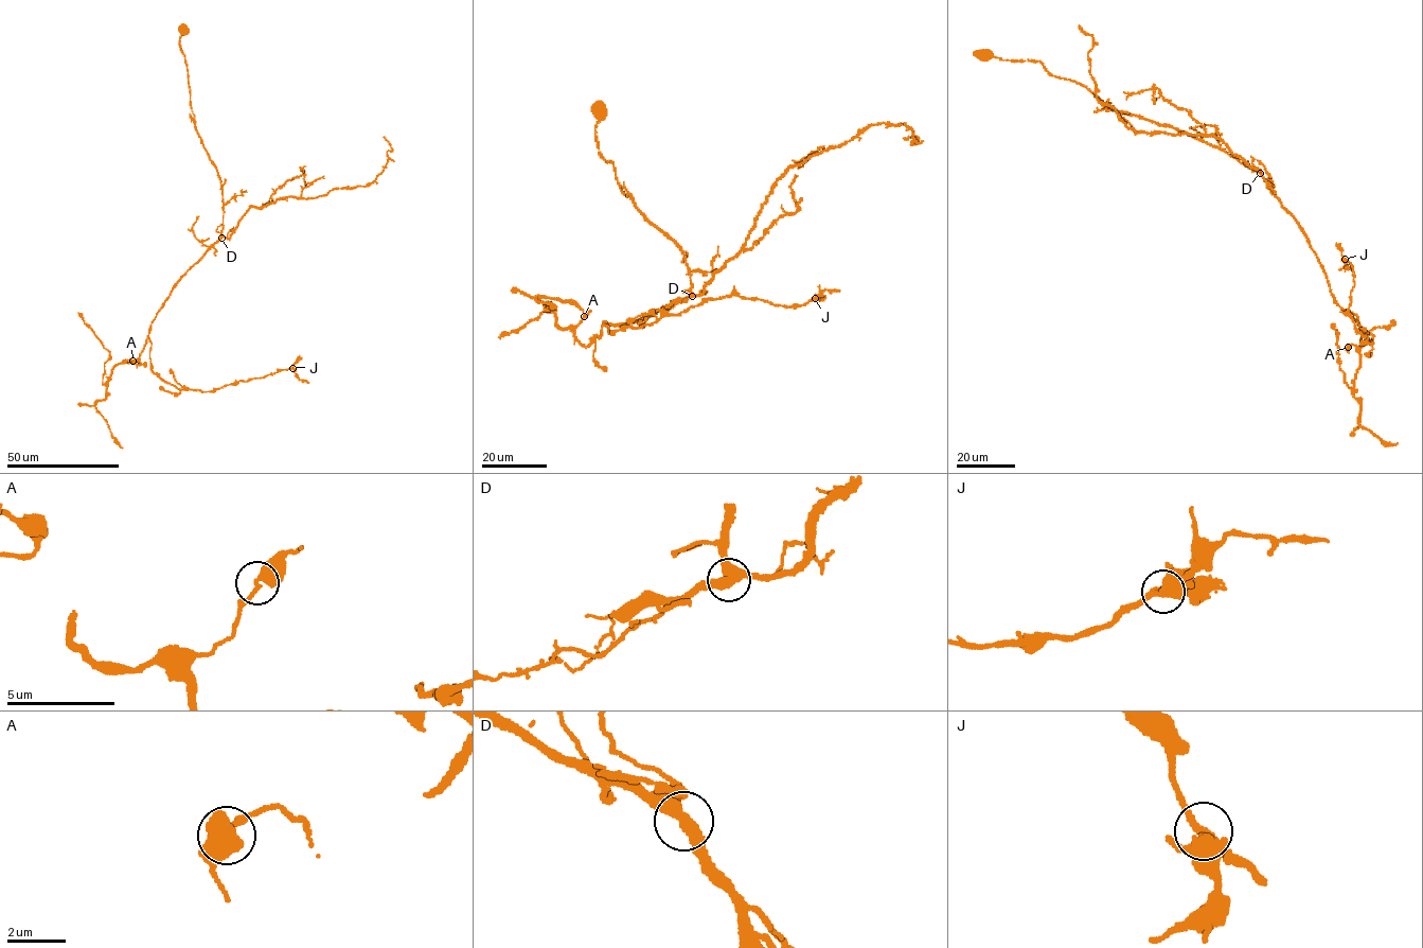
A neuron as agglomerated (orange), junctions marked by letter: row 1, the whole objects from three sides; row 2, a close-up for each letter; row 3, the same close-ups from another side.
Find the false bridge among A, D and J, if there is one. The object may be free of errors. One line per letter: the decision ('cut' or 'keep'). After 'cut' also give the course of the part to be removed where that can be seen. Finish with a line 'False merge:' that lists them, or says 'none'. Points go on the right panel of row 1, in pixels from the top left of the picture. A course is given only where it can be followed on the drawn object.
A: keep
D: keep
J: keep
False merge: none

